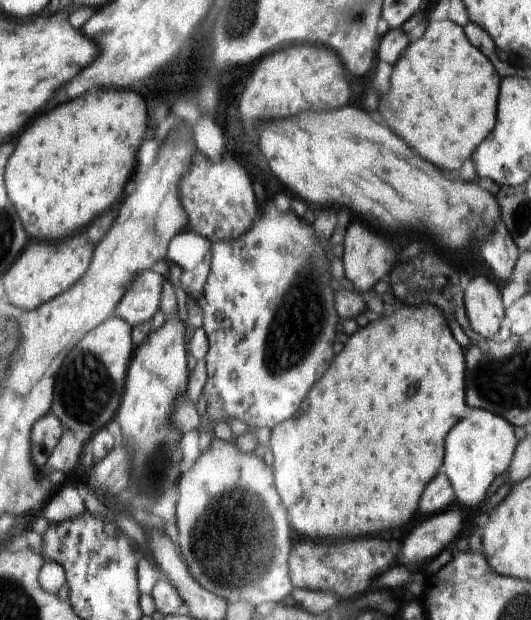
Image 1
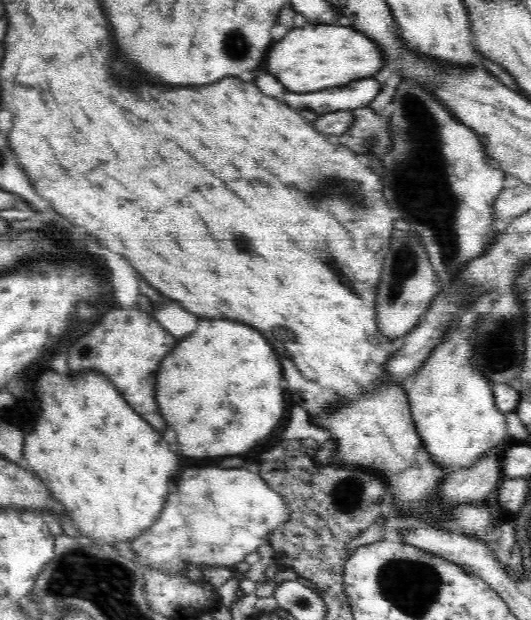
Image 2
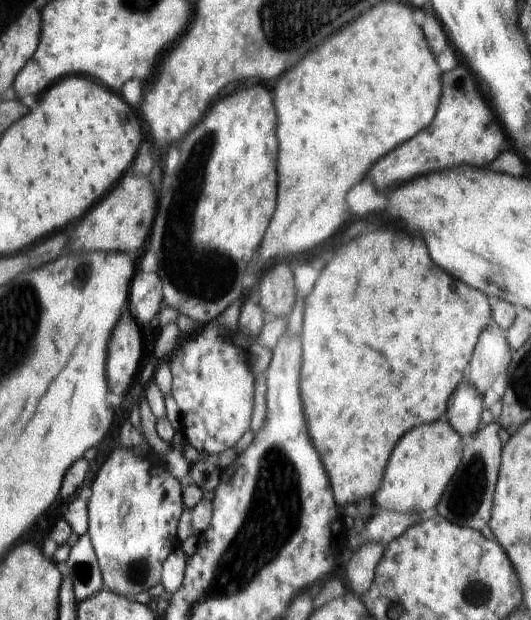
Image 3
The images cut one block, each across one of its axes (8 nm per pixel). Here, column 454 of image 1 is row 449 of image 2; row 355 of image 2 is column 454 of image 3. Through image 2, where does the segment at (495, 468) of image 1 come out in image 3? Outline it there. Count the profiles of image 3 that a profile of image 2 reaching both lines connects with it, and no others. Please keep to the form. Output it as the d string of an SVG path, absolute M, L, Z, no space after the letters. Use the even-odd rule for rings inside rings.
M432 422L412 428L396 444L392 456L388 458L380 490L374 494L375 510L392 512L416 512L422 515L432 511L439 504L444 489L452 480L462 460L465 440L452 428L449 422Z

